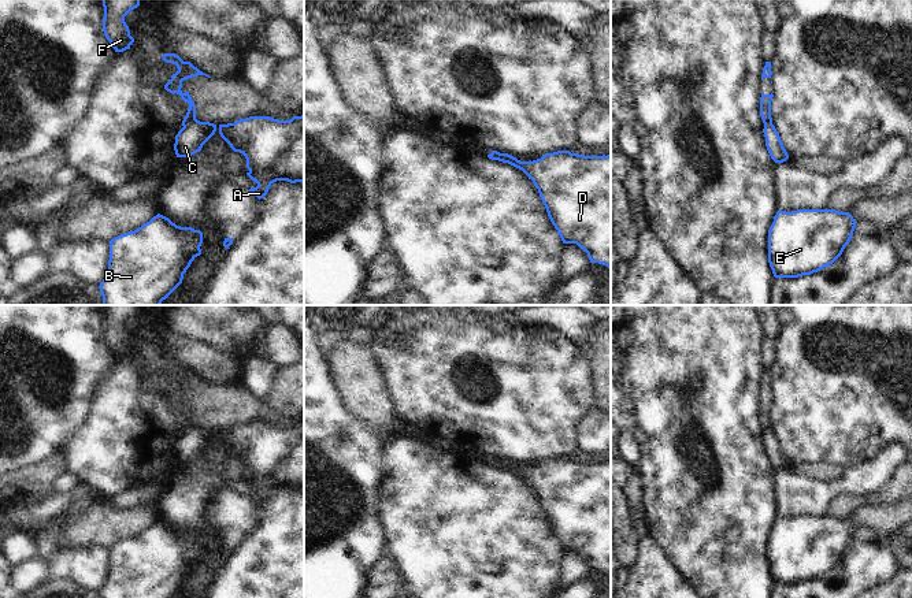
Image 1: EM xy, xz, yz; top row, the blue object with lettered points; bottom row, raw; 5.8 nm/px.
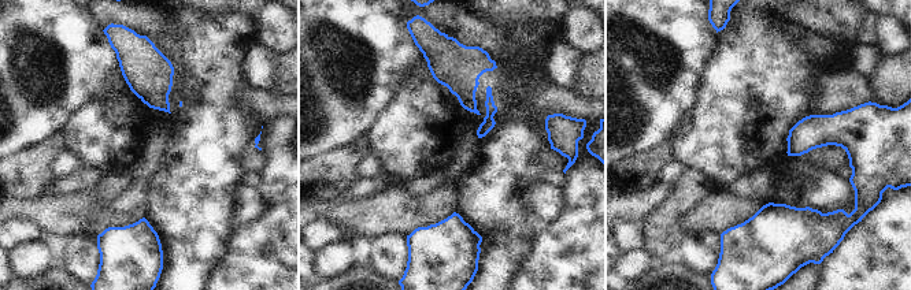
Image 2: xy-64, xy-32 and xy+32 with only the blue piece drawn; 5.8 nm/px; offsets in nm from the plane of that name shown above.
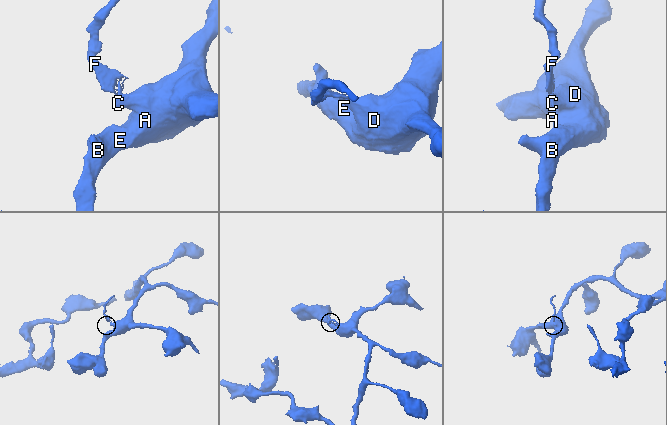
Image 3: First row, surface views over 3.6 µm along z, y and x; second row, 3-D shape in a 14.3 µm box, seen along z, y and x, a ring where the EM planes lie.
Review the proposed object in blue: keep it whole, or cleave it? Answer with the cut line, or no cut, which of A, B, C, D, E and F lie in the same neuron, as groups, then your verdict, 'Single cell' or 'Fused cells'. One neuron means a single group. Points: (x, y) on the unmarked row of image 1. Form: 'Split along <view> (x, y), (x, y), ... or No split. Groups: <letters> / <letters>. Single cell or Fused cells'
Split along xy (195, 424), (184, 433). Groups: A B C D E / F. Fused cells

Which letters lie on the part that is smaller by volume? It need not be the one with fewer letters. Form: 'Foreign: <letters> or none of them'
Foreign: F

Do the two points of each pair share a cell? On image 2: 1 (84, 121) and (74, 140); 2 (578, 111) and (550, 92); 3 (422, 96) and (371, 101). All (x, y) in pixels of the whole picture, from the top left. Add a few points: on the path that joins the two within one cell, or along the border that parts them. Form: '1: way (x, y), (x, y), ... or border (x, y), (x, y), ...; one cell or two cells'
1: way (84, 125), (84, 130), (78, 136); one cell
2: way (571, 104), (556, 99); one cell
3: border (411, 73), (373, 125); two cells

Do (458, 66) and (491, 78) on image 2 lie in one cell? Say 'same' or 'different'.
same

